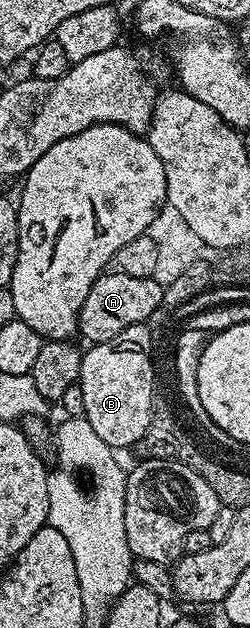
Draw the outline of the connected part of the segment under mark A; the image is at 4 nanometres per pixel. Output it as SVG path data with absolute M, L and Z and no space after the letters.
M110 271L104 273L88 289L88 297L84 297L84 305L80 309L77 334L87 339L87 344L112 341L116 333L124 333L137 323L146 323L155 309L162 306L163 284L157 278L124 277L124 273Z

